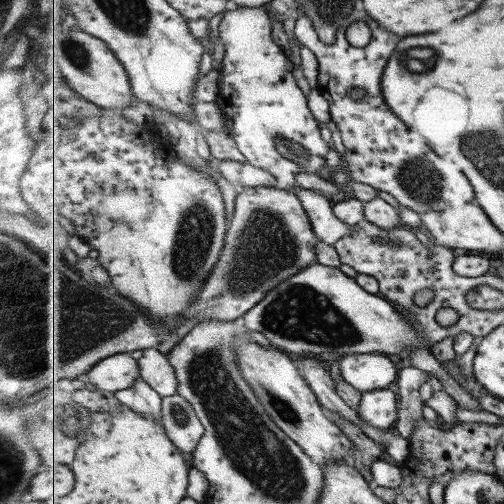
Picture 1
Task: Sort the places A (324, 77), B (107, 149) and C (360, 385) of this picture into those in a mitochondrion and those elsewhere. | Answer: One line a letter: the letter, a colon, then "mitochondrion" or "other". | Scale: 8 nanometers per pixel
A: other
B: other
C: other

